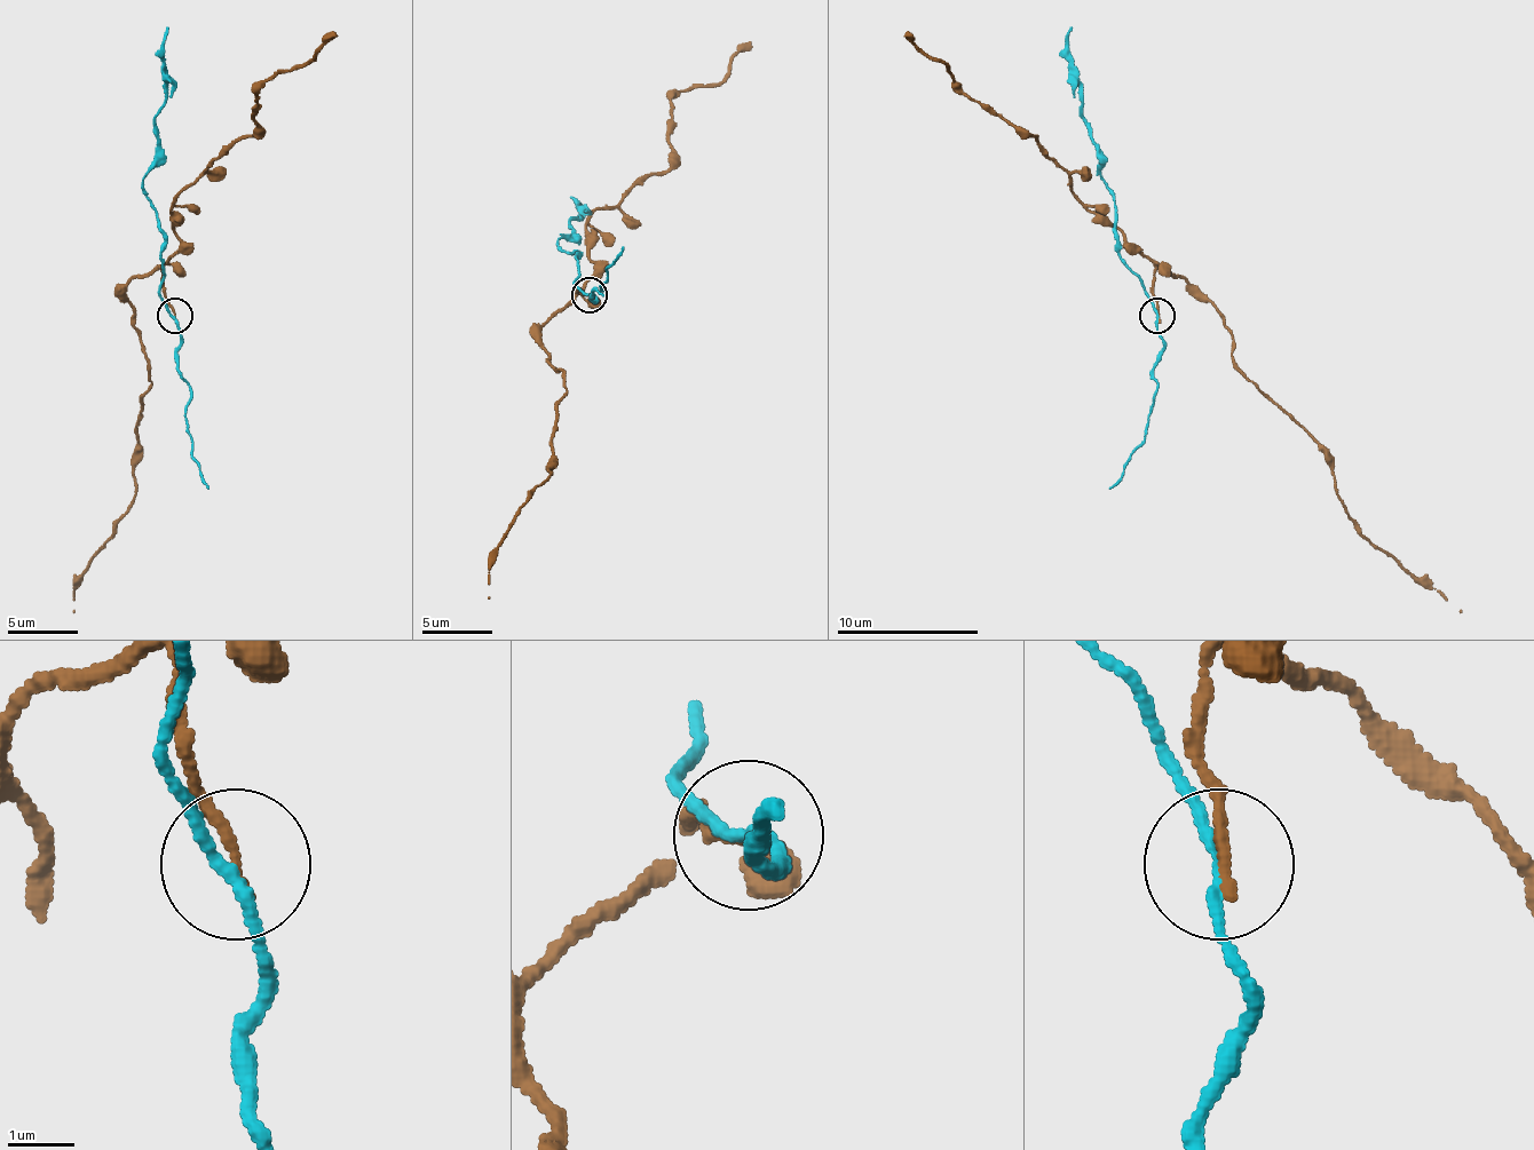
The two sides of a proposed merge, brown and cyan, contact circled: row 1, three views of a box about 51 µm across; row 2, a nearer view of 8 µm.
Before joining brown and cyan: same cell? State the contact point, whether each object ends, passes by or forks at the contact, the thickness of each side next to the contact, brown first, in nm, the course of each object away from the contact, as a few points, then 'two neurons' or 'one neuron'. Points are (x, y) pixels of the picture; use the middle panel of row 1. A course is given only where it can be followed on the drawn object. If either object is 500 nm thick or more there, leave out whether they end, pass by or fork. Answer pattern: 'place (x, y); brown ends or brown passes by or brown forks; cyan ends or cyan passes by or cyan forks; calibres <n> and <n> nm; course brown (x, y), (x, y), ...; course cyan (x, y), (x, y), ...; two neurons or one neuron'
place (590, 294); brown ends; cyan passes by; calibres 180 and 170 nm; course brown (588, 295), (575, 295), (543, 327), (568, 390), (556, 409), (550, 476), (524, 500), (497, 550), (490, 600); course cyan (588, 295), (575, 280), (575, 256), (578, 253), (568, 253), (556, 242), (571, 235), (578, 207), (582, 211); two neurons

